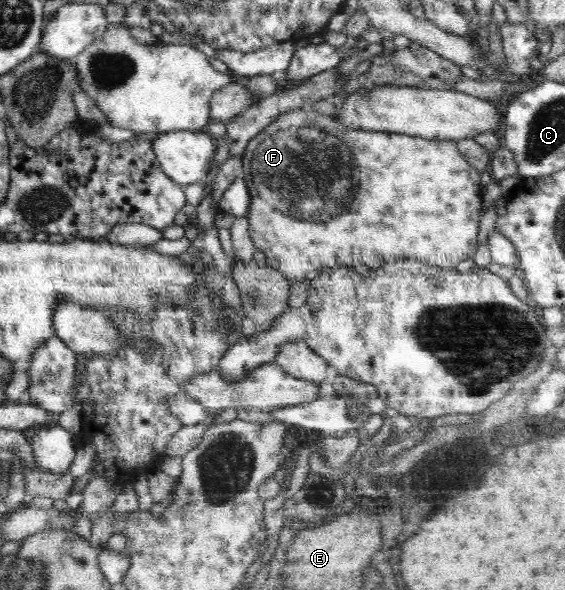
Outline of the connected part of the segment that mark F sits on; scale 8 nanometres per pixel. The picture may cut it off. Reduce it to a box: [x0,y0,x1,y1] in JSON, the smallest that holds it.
[240,108,483,289]

